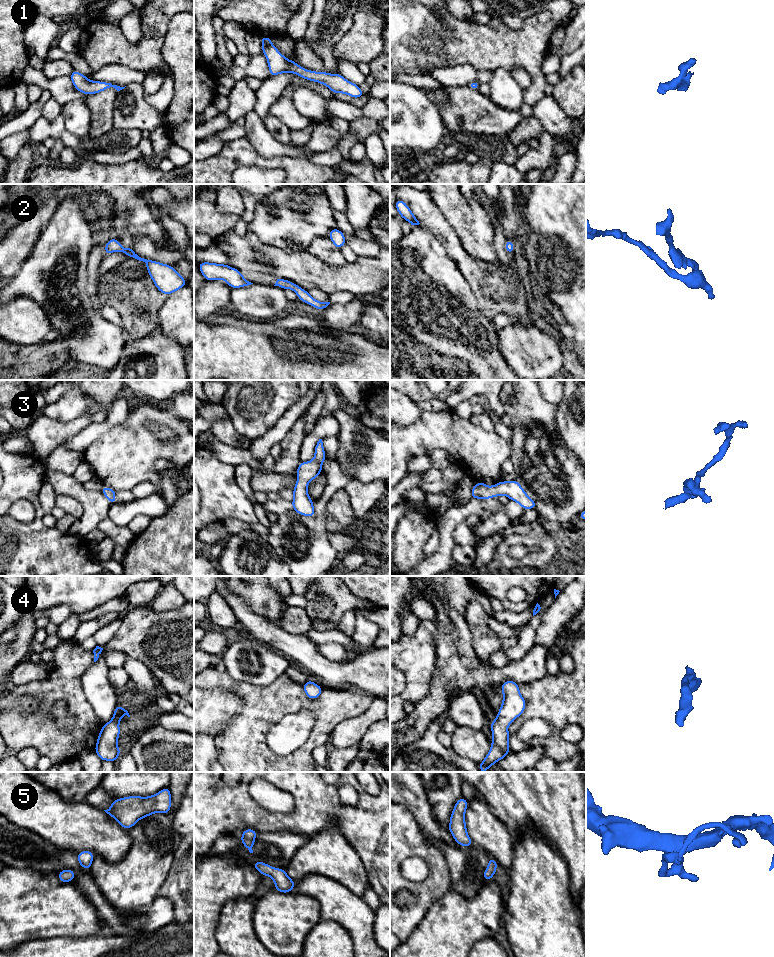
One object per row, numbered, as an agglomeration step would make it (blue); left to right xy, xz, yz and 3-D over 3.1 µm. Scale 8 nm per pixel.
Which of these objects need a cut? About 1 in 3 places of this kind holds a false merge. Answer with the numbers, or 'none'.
none

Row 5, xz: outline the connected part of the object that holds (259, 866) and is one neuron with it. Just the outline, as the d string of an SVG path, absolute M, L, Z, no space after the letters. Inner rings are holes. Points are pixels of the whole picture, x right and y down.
M260 861L254 862L253 866L259 873L272 878L275 883L274 889L281 893L290 893L296 885L296 882L288 877L285 869L274 868Z

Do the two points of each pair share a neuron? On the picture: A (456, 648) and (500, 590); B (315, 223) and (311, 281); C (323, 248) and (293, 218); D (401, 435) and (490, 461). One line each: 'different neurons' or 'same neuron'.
A: different neurons
B: different neurons
C: different neurons
D: same neuron

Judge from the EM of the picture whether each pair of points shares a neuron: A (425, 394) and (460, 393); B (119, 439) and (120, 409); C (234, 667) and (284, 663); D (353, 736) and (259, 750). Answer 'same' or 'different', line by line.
A: different
B: different
C: same
D: different

